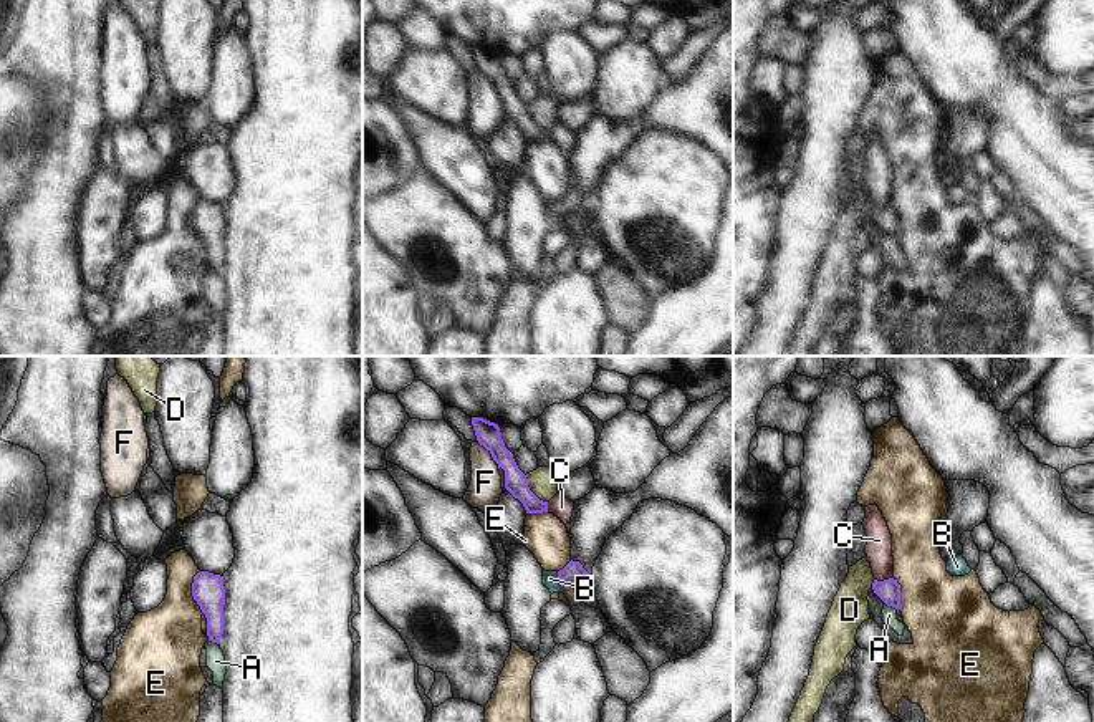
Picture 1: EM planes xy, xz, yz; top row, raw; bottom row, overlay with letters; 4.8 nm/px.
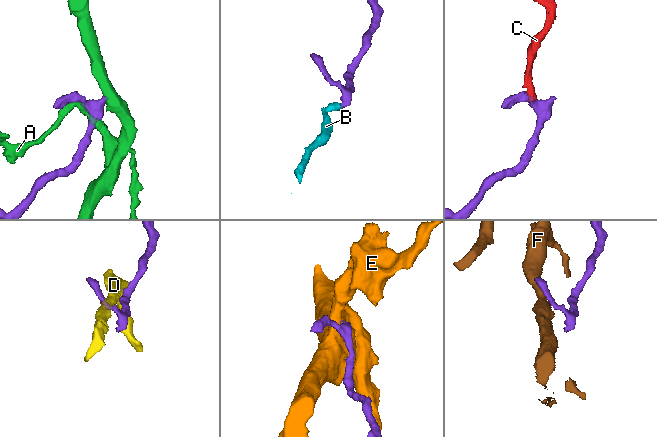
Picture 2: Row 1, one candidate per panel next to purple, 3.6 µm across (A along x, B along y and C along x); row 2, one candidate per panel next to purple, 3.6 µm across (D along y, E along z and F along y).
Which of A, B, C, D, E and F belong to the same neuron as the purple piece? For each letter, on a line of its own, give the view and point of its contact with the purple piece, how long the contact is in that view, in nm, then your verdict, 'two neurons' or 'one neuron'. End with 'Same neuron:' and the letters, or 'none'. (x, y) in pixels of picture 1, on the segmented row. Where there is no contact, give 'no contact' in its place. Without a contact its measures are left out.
A: meets purple in yz at (892, 606); contact 70 nm long; two neurons
B: meets purple in xz at (558, 578); contact 90 nm long; one neuron
C: meets purple in yz at (884, 580); contact 100 nm long; two neurons
D: meets purple in xz at (530, 490); contact 170 nm long; two neurons
E: meets purple in xy at (192, 592); contact 220 nm long; two neurons
F: meets purple in xz at (490, 452); contact 140 nm long; two neurons
Same neuron: B

